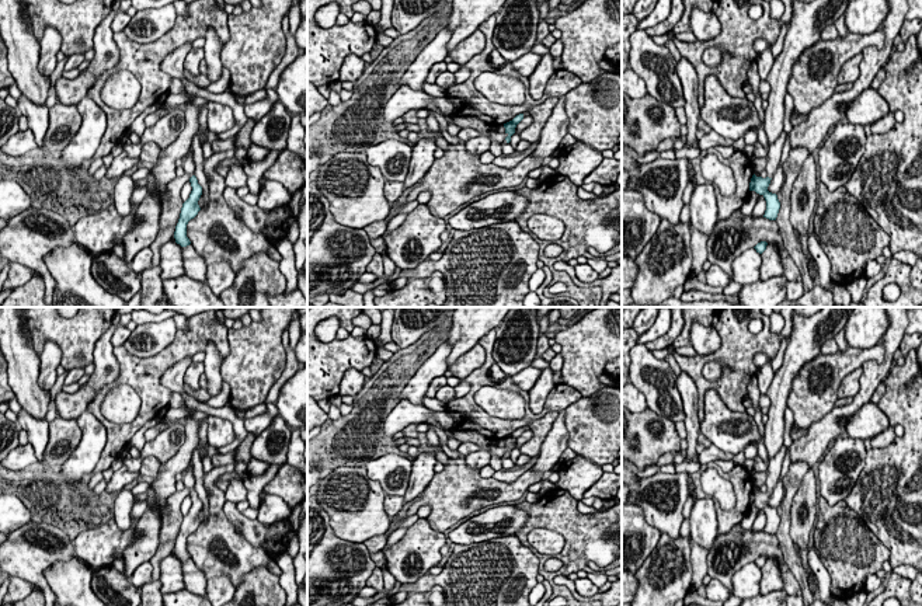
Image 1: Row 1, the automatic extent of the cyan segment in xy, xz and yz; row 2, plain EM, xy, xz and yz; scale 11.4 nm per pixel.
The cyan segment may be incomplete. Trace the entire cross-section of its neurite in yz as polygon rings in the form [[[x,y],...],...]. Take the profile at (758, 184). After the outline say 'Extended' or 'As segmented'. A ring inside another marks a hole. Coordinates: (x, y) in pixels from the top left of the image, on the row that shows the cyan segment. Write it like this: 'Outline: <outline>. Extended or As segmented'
Outline: [[[783,132],[780,133],[779,139],[772,143],[768,149],[768,157],[766,157],[766,178],[762,177],[756,177],[755,174],[751,178],[749,182],[749,191],[755,191],[756,194],[762,195],[766,201],[766,210],[763,217],[769,219],[769,220],[776,220],[779,209],[780,209],[780,202],[777,199],[776,194],[772,194],[768,191],[768,187],[770,184],[770,180],[780,163],[780,157],[782,157],[782,150],[786,142],[787,133]]]. Extended

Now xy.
Outline: [[[195,175],[189,178],[189,182],[191,182],[192,191],[189,194],[189,198],[182,203],[180,219],[174,231],[175,243],[180,244],[181,247],[187,247],[191,244],[189,238],[187,237],[187,224],[201,210],[198,201],[202,195],[202,187],[198,184],[198,180]]]. As segmented

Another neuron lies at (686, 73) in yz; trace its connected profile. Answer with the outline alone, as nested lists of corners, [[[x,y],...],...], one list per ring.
[[[681,56],[678,62],[675,62],[675,70],[681,80],[683,98],[685,98],[685,114],[686,114],[686,126],[688,135],[686,142],[683,143],[685,149],[690,149],[696,139],[697,132],[697,121],[699,121],[699,104],[697,104],[697,74],[695,67],[689,60]]]

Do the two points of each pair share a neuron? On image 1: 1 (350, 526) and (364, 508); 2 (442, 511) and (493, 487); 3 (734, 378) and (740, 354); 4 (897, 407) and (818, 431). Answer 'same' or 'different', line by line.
1: same
2: same
3: same
4: different

